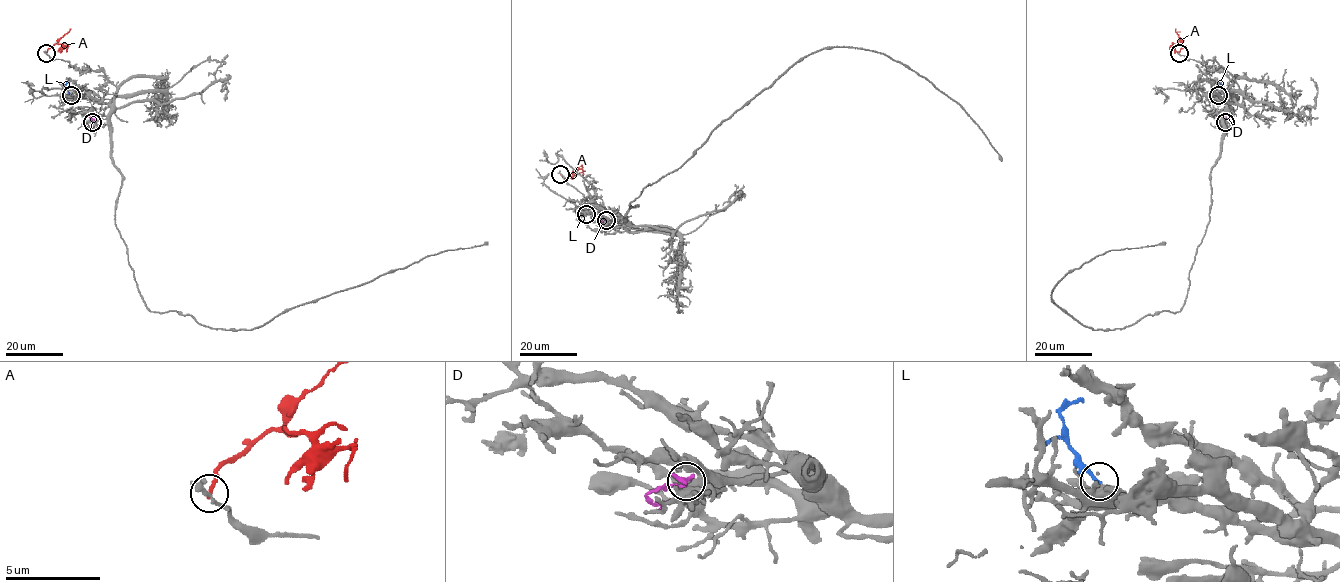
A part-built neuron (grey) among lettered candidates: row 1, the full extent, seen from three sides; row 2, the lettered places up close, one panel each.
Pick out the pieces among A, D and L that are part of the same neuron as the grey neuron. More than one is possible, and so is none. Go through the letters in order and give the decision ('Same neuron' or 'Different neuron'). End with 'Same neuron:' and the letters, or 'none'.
A: Different neuron
D: Different neuron
L: Same neuron
Same neuron: L

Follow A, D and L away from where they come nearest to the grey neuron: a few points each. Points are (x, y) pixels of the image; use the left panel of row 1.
A: (46, 53), (56, 43), (67, 46), (66, 51)
D: (92, 122), (86, 113), (87, 108)
L: (71, 95), (66, 86), (69, 82)

